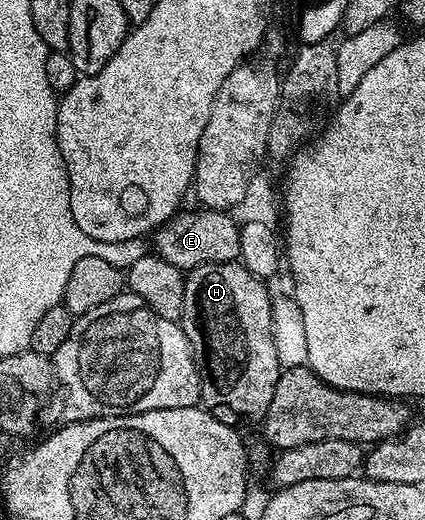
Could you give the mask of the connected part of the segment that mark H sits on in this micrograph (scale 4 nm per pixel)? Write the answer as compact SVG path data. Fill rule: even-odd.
M238 260L201 264L185 274L185 308L181 325L199 369L201 406L227 426L242 428L246 422L262 423L277 388L281 367L270 322L273 294L267 291L267 286L264 279L253 276L253 272L245 269Z

